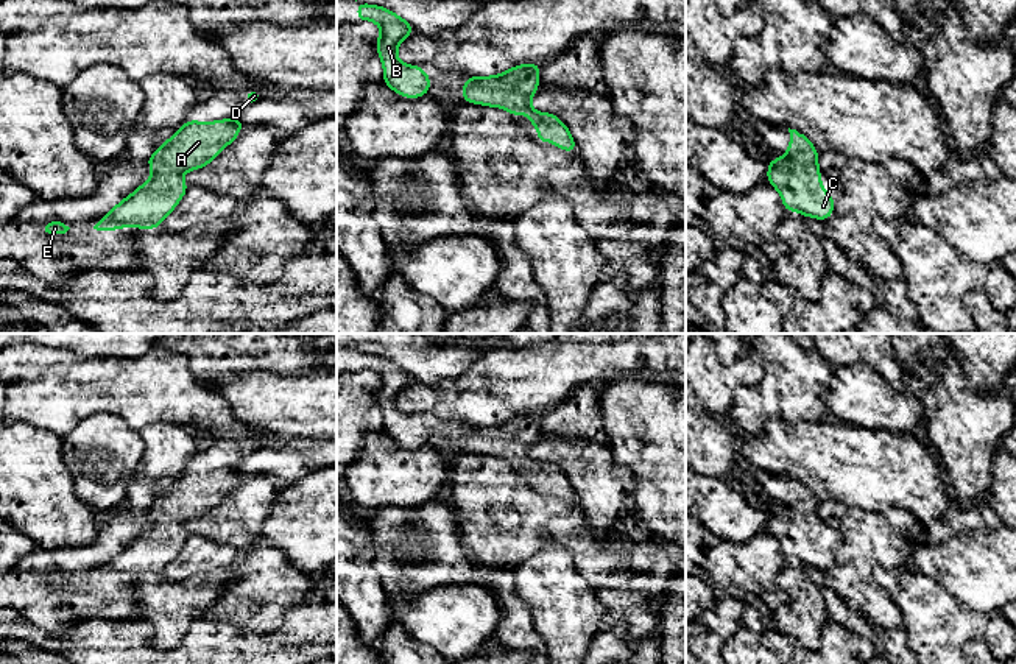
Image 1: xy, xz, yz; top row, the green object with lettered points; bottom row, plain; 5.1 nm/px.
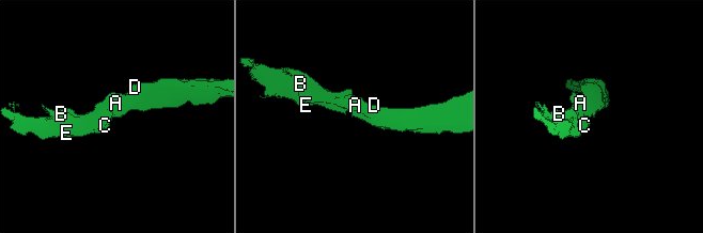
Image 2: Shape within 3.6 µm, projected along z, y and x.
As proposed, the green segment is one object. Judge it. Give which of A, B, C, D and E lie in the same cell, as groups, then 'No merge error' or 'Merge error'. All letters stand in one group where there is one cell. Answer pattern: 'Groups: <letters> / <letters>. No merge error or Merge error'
Groups: A B C D E. No merge error

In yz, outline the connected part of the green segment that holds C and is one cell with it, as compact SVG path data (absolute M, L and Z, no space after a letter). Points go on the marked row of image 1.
M790 129L790 145L784 157L768 159L767 182L781 195L785 212L827 220L834 214L835 196L821 187L820 153L809 137Z

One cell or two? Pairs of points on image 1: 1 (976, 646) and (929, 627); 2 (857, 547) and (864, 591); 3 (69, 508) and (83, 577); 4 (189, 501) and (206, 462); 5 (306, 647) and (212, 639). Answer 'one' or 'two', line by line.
1: two
2: one
3: two
4: one
5: one

